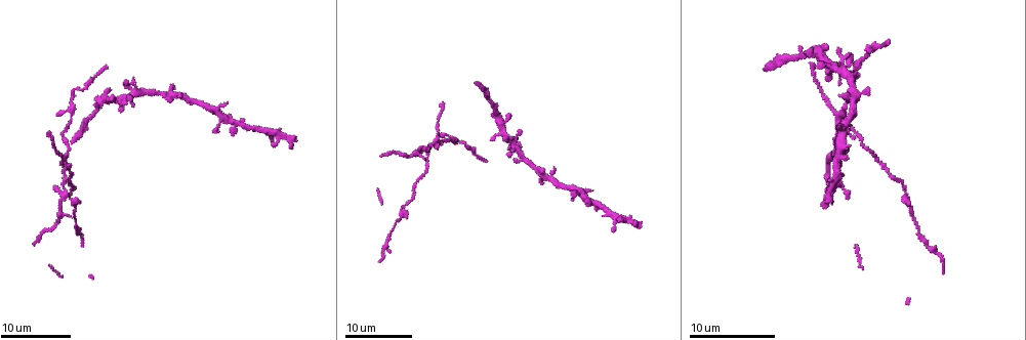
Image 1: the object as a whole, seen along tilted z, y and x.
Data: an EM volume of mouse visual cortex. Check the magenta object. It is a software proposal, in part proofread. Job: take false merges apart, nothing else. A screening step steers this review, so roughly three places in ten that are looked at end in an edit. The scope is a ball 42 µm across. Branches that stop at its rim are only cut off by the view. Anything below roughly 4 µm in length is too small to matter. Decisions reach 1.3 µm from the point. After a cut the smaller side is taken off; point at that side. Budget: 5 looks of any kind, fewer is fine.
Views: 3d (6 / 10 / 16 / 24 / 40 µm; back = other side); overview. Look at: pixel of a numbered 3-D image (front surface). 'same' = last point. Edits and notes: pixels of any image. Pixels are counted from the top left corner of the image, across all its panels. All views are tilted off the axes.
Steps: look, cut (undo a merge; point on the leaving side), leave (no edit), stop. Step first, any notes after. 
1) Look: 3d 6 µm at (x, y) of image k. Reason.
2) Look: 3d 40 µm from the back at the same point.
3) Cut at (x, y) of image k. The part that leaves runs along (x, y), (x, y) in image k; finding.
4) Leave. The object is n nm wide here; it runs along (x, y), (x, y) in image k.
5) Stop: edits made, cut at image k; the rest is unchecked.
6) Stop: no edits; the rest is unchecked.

Look: 3d 24 µm at (412, 157) of image 1.

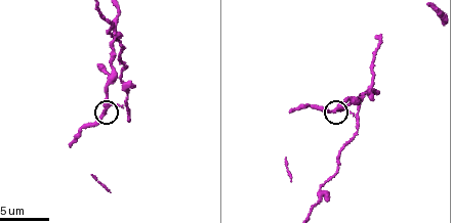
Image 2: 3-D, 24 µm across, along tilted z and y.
Look: 3d 6 µm at (333, 109) of image 2.

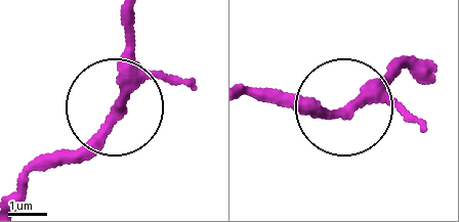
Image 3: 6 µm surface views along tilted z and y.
Leave. It runs along (400, 73), (363, 105), (330, 118), (258, 98) in image 3; all the same neuron.

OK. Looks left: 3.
Look: 3d 10 µm at (109, 31) of image 2. Four or more arms meet.

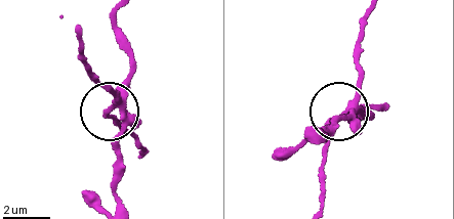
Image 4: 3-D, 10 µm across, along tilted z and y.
Look: 3d 6 µm at (112, 106) of image 4. Zoom in.

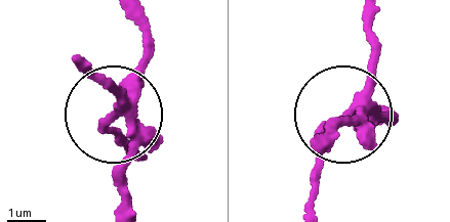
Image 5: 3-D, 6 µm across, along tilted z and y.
Cut at (111, 87) of image 5. The object is 290 nm wide here; a second neuron is stuck on.

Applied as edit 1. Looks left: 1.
Stop: edits made, cut at image 5; the rest is unchecked.

